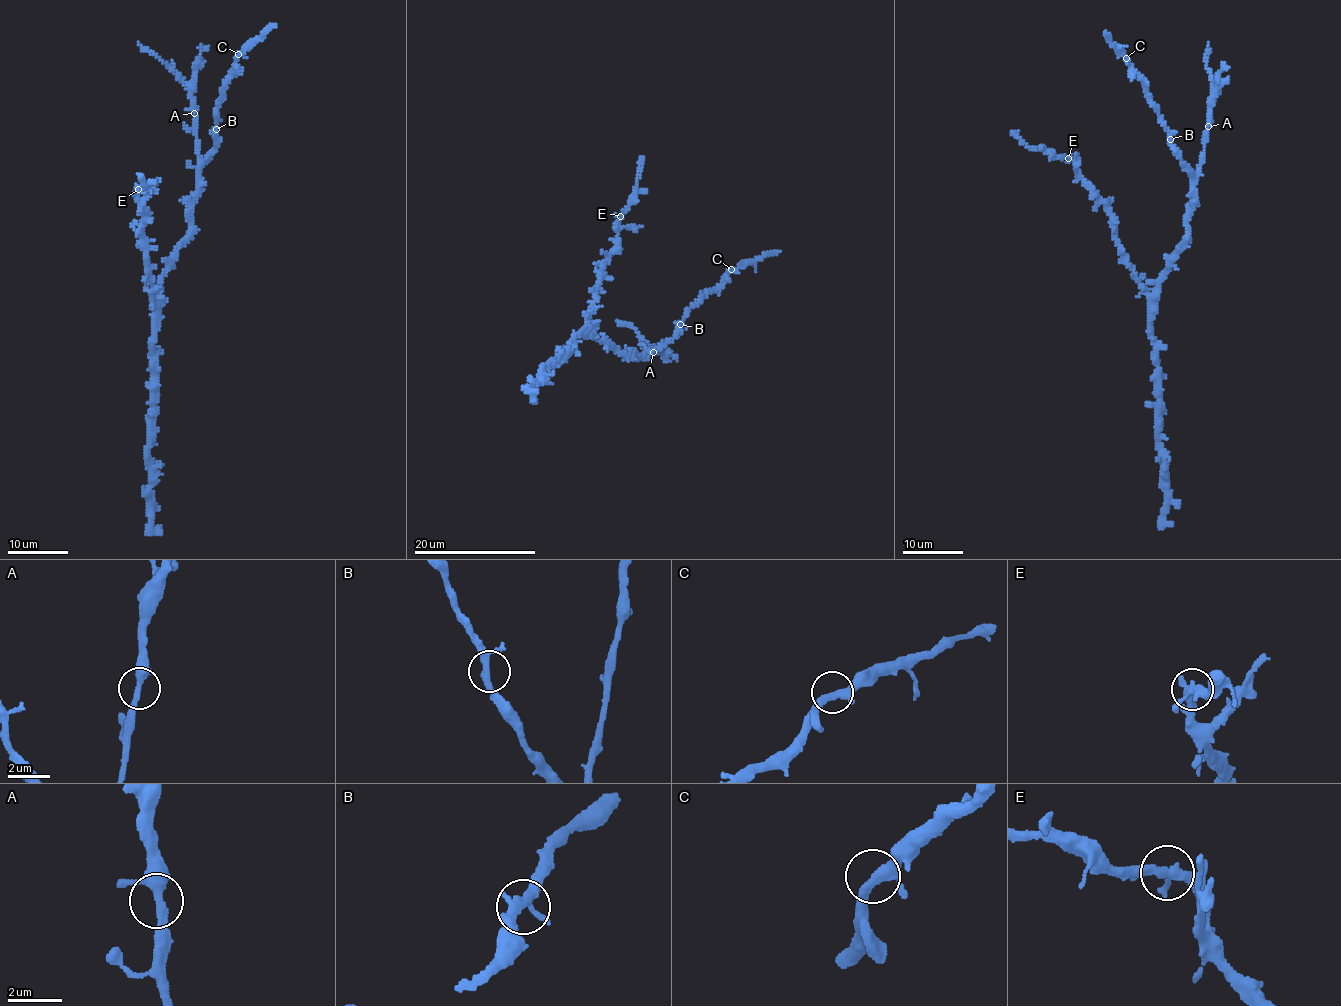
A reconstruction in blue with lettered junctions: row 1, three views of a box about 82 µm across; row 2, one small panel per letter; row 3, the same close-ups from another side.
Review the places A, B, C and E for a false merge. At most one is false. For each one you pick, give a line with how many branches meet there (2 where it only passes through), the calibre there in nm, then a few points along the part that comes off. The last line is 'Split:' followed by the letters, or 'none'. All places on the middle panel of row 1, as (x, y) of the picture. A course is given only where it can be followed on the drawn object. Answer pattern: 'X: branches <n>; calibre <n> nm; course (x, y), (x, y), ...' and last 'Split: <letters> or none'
Split: none

